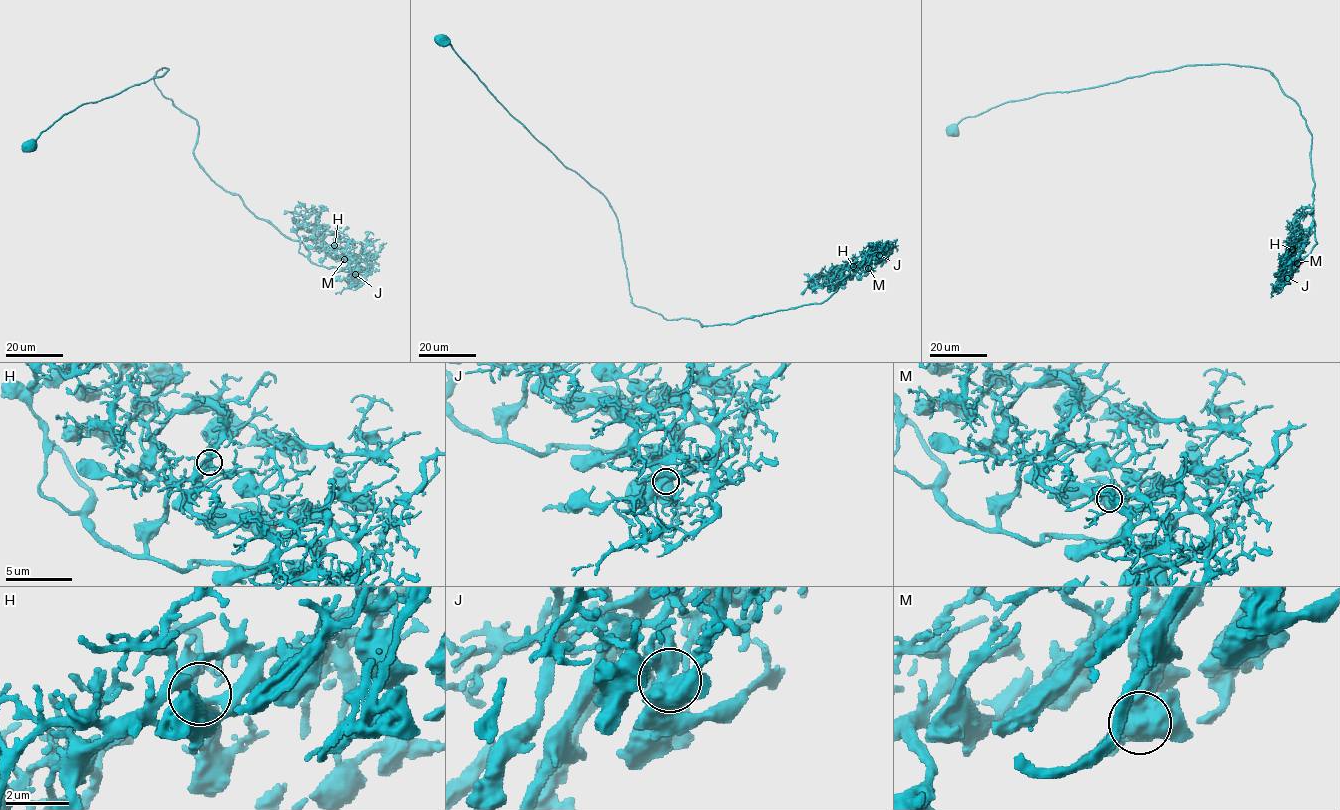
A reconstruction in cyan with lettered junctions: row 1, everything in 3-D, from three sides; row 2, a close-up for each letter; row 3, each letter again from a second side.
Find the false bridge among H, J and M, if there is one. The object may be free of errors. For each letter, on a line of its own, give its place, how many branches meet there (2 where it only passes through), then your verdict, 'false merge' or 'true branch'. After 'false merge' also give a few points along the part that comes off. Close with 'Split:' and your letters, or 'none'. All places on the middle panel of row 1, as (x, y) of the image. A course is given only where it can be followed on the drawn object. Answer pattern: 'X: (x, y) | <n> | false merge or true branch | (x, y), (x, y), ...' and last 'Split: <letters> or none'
H: (853, 266) | 4 | true branch
J: (879, 255) | 4 | true branch
M: (868, 268) | 4 | true branch
Split: none

